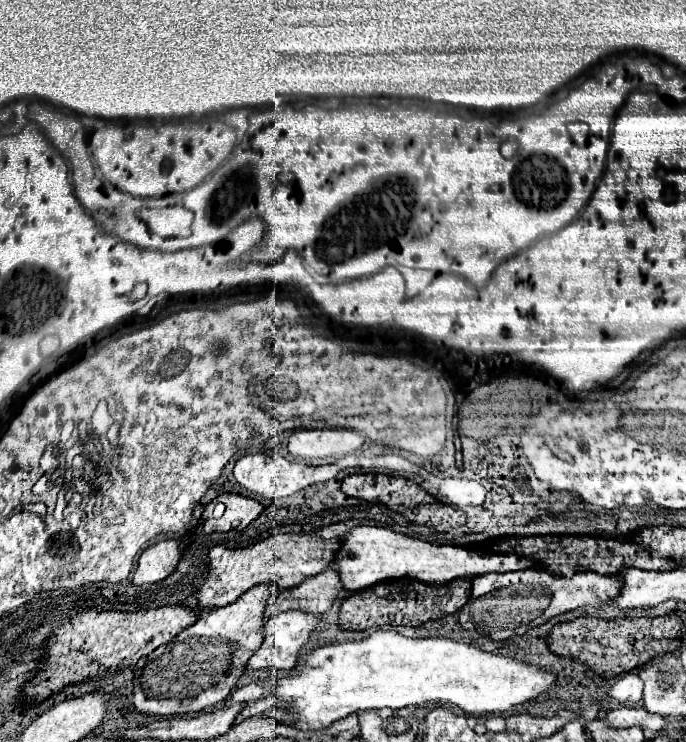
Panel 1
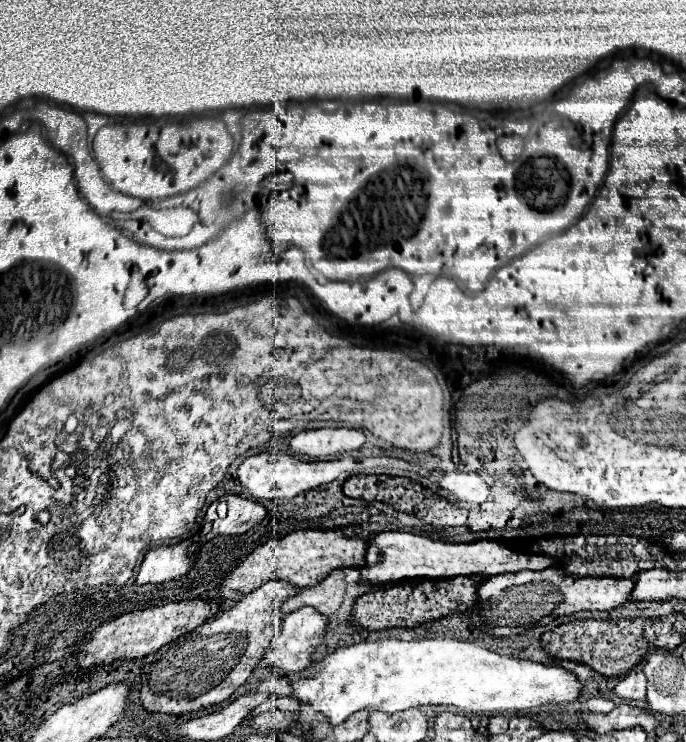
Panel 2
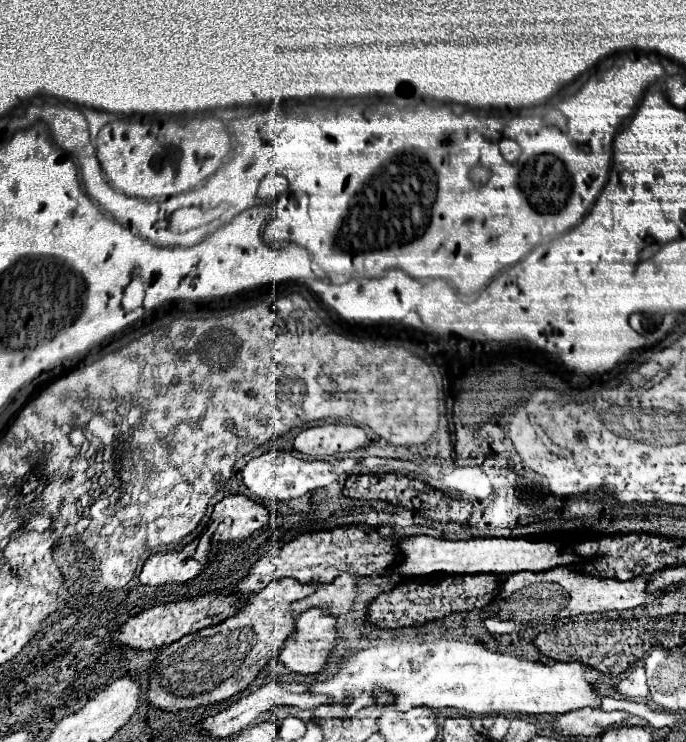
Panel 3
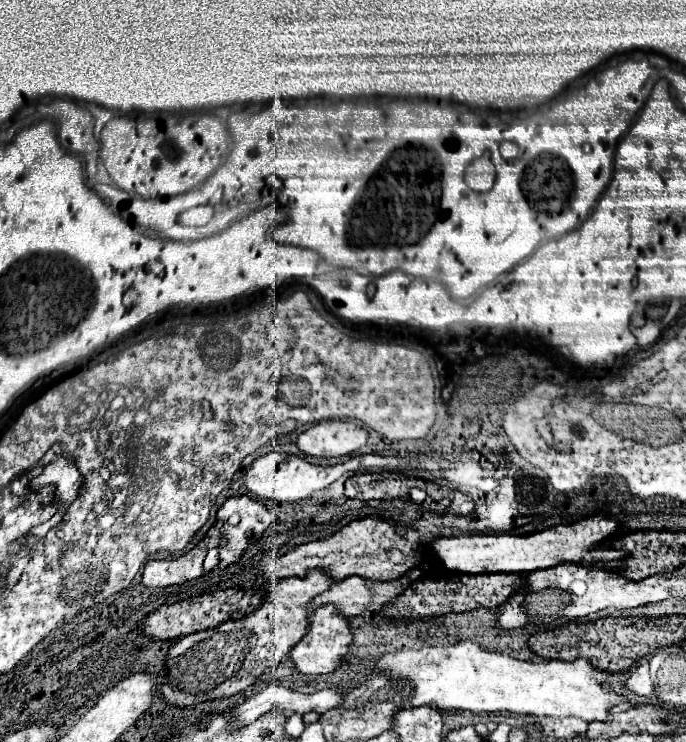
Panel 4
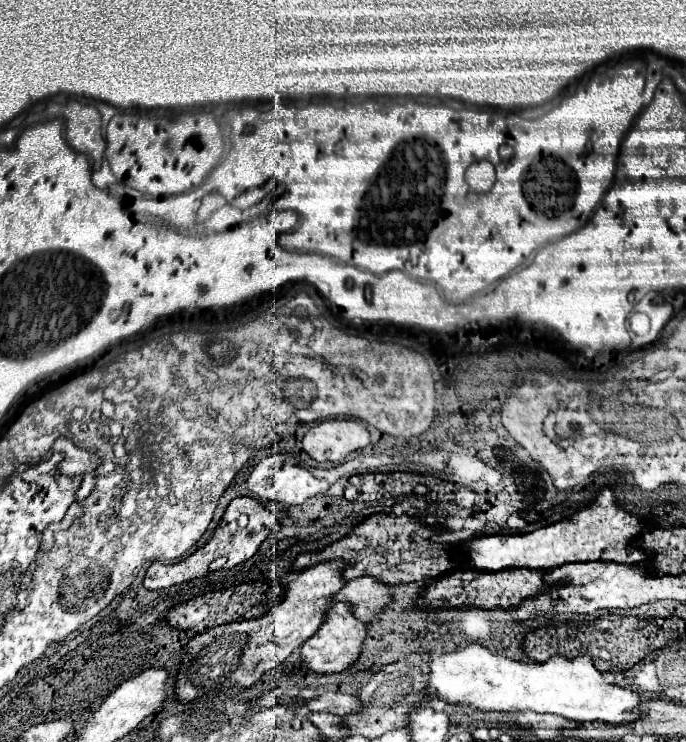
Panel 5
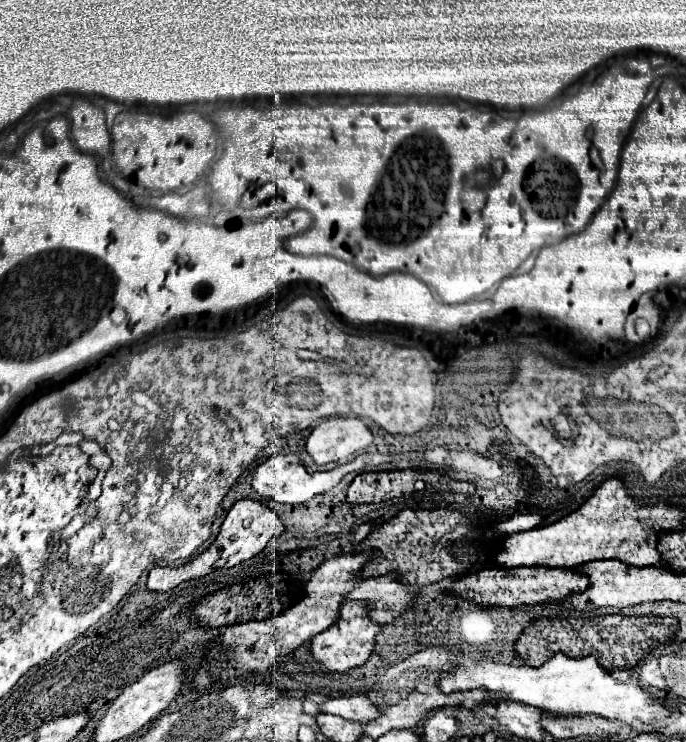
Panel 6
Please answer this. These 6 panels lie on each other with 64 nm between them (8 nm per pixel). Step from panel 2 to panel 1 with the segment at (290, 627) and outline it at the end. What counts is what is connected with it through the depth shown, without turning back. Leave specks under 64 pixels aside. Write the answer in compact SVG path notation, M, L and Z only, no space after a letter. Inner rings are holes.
M288 610L272 616L264 624L264 642L252 654L246 668L278 668L290 670L296 664L300 646L308 640L310 632L316 628L318 618L304 614L300 610Z

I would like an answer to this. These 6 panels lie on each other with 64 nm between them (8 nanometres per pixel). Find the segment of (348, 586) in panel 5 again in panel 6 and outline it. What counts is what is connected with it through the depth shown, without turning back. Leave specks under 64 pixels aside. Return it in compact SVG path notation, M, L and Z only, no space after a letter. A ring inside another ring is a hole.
M378 576L378 578L364 578L350 590L344 598L346 600L362 600L372 610L368 612L372 622L386 624L404 610L408 610L408 602L414 600L414 588L404 586L396 580L396 576Z

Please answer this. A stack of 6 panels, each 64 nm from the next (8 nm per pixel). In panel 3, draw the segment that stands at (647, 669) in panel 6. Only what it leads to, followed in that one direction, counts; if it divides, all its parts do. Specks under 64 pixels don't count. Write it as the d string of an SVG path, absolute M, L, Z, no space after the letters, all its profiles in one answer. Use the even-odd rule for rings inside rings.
M636 664L634 668L628 670L626 678L622 678L618 684L618 692L628 700L644 700L648 696L646 674L642 664Z

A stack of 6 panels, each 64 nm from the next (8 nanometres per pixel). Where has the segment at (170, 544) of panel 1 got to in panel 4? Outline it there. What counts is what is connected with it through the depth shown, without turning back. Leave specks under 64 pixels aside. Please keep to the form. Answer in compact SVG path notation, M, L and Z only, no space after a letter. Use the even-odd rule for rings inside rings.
M190 550L178 558L150 560L142 572L142 584L148 588L164 588L170 584L184 584L192 578L202 576L202 552L204 550L200 550L196 556L196 550Z

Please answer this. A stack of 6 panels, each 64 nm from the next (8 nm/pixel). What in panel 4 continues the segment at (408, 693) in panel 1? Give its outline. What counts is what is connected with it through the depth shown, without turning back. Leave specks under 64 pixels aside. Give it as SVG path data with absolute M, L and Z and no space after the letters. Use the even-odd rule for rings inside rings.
M458 642L452 646L428 646L418 650L386 650L378 654L374 660L370 660L370 672L356 676L336 690L340 694L346 694L366 682L368 676L374 674L386 674L396 682L404 682L412 686L412 706L434 706L440 710L456 708L456 710L470 710L476 714L490 714L490 712L512 712L512 714L530 714L530 716L552 716L552 718L566 718L566 716L578 716L582 720L610 720L608 708L618 702L626 702L628 698L624 694L614 694L610 690L604 690L594 680L594 668L588 664L588 660L578 658L572 664L560 662L560 660L548 660L548 662L530 662L530 660L516 660L512 656L504 656L498 652L488 652L480 648L476 642Z

